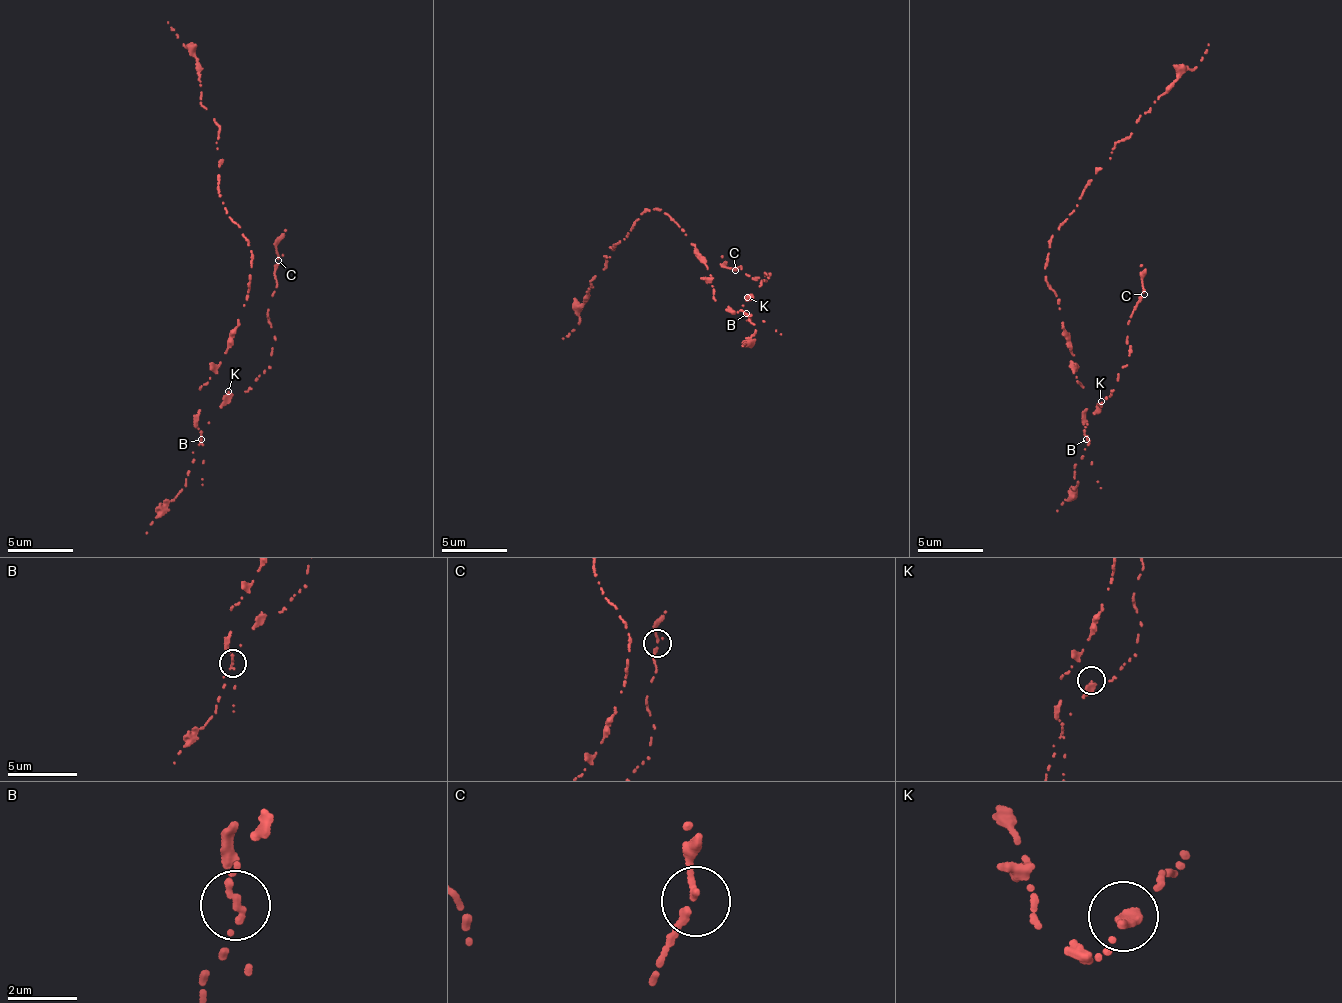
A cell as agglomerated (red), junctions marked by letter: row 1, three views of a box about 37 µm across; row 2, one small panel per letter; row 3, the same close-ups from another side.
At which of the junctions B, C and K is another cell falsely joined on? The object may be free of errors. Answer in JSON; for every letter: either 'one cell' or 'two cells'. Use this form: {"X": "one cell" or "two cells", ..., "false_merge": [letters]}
{"B": "two cells", "C": "one cell", "K": "one cell", "false_merge": ["B"]}

